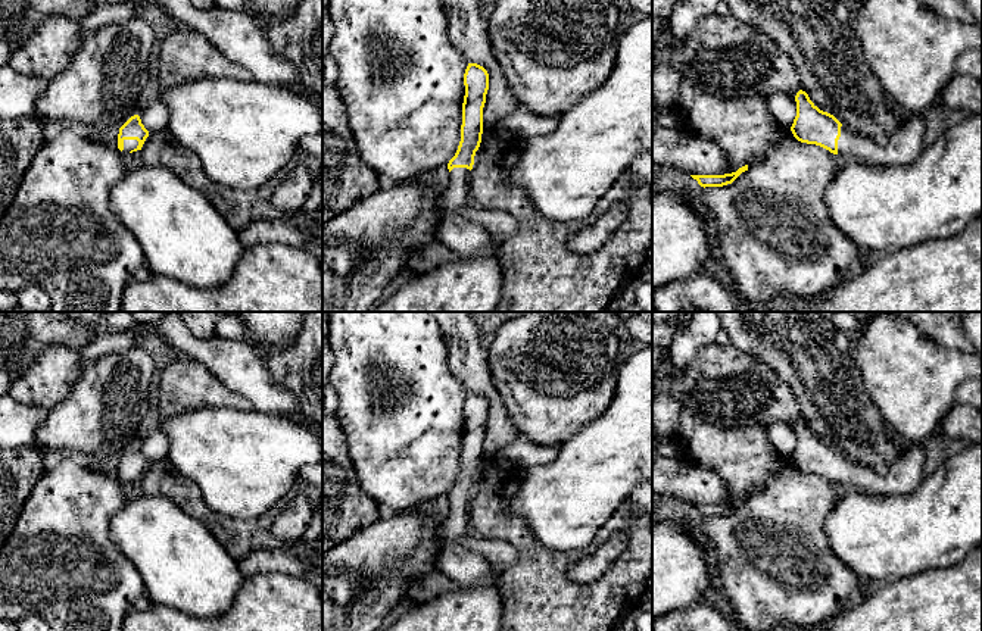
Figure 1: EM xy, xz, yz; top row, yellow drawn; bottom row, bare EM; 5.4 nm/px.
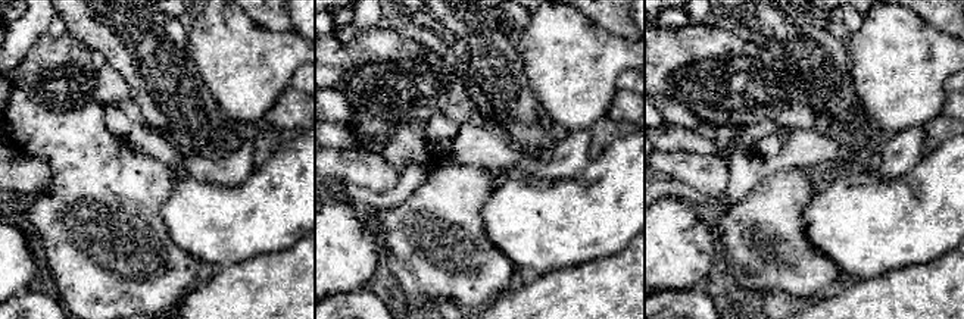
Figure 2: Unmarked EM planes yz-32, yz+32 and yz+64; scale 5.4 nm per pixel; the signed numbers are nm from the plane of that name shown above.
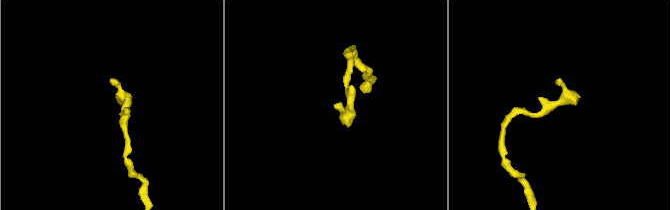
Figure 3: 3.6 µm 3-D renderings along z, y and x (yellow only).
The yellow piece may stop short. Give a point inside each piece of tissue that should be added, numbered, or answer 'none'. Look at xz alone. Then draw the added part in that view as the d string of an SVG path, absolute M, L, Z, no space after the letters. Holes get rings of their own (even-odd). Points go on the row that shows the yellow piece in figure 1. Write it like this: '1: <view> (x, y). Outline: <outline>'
1: xz (464, 237). Outline: M453 168L451 182L440 193L440 210L443 216L436 229L437 241L458 256L489 256L495 237L480 224L464 218L464 210L471 204L468 196L468 178L471 171Z

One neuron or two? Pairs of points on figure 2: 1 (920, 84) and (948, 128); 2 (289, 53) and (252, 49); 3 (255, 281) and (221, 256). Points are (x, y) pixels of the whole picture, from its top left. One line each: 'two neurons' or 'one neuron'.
1: two neurons
2: one neuron
3: two neurons

